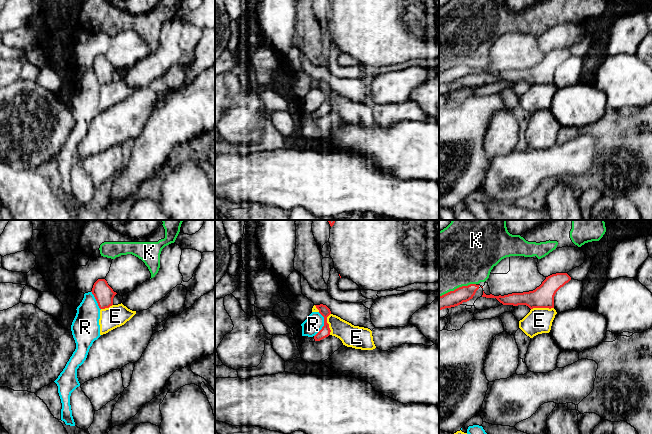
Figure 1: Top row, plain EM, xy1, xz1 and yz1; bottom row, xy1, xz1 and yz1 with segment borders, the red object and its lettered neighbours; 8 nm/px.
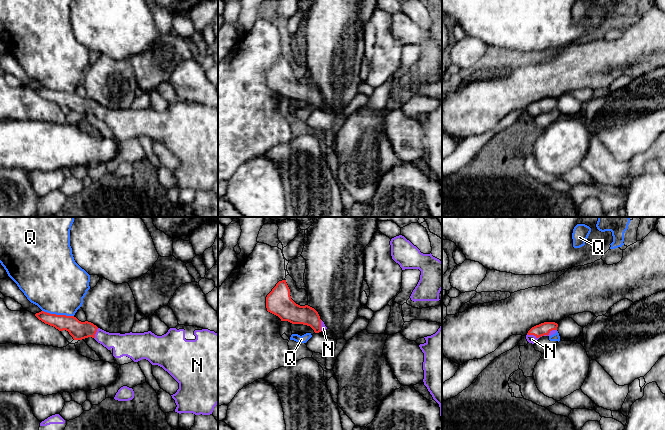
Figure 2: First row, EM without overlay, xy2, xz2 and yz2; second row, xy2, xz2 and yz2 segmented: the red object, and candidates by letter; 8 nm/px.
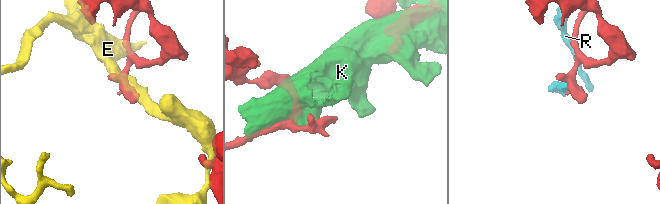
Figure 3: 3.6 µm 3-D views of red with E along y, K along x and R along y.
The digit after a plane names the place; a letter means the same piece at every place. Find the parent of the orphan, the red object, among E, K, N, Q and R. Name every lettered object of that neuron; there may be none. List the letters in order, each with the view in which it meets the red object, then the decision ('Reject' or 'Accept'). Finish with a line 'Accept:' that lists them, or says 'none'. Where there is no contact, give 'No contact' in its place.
E: Touches red in yz1. Reject
K: Touches red in yz1. Reject
N: Touches red in yz2. Accept
Q: Touches red in xy2. Reject
R: Touches red in xz1. Reject
Accept: N

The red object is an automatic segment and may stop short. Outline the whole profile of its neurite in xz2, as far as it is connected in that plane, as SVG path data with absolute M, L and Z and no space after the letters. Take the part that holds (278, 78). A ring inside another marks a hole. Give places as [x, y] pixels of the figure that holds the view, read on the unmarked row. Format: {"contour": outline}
{"contour": "M286 56L279 57L267 71L266 84L281 97L310 102L315 109L324 108L327 105L314 84L308 81L300 82L291 75Z"}

